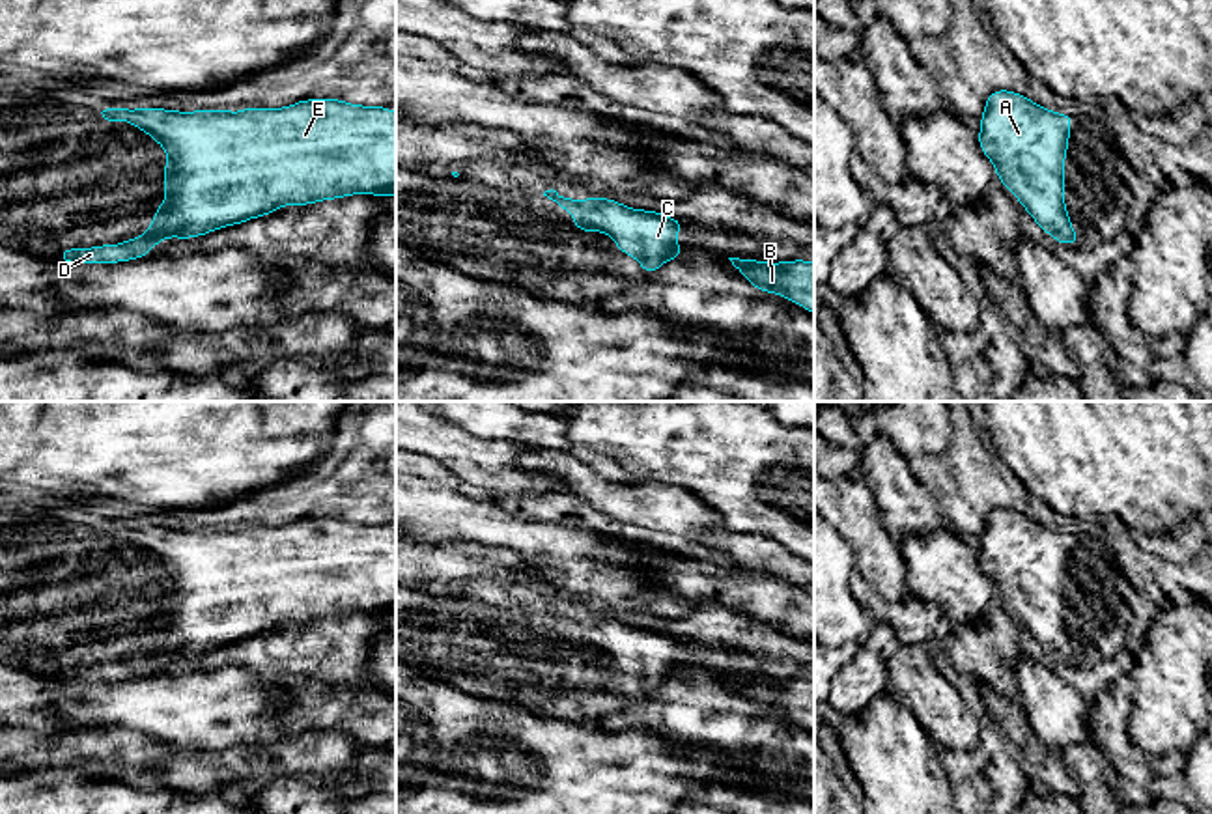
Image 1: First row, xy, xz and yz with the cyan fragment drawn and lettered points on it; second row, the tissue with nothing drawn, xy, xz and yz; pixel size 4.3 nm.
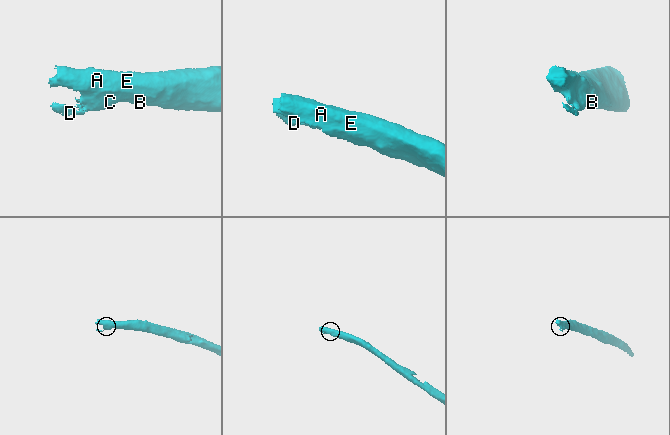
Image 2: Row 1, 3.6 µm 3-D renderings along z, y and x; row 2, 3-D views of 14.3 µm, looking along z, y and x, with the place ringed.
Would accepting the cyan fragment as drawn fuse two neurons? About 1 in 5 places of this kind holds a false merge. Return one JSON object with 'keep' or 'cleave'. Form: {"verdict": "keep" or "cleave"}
{"verdict": "keep"}

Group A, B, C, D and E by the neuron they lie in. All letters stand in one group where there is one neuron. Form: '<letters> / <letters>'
A B C D E

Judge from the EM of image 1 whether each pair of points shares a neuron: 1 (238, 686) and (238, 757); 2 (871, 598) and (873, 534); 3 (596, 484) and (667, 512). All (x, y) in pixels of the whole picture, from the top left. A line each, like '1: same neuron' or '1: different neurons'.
1: different neurons
2: different neurons
3: same neuron

